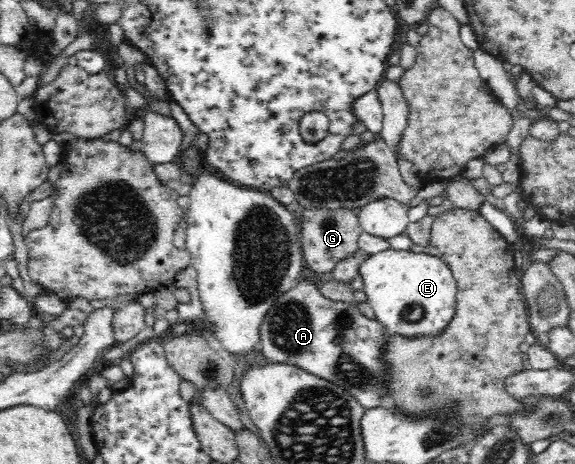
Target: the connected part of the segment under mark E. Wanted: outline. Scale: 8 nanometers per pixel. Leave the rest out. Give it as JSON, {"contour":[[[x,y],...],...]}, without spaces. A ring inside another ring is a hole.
{"contour":[[[381,250],[371,254],[361,262],[359,274],[362,276],[367,302],[388,334],[399,336],[437,336],[445,330],[445,326],[453,320],[456,310],[456,297],[458,294],[457,281],[451,269],[440,258],[423,252],[413,253],[409,250]]]}

